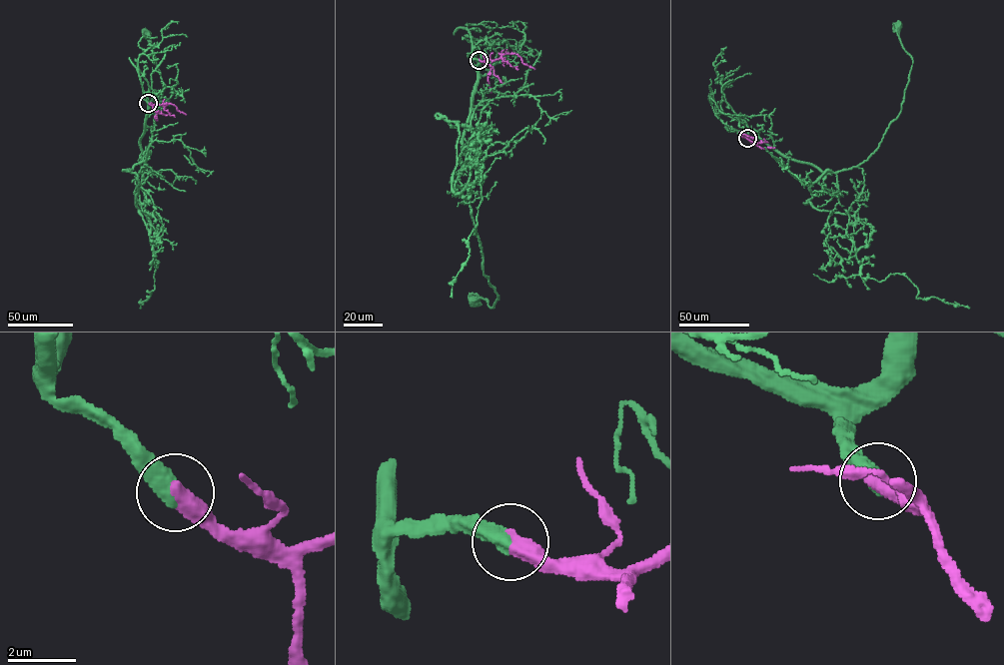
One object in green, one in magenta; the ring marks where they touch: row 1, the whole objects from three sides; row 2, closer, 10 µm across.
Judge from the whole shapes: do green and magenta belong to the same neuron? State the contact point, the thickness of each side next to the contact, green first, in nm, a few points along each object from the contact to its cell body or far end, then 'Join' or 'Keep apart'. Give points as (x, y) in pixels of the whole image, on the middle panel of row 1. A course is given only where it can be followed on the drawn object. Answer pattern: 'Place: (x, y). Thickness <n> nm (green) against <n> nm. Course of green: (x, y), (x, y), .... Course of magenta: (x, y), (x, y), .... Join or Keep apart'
Place: (479, 60). Thickness 550 nm (green) against 500 nm. Course of green: (479, 60), (463, 147), (484, 274), (498, 298), (493, 308), (474, 302). Course of magenta: (479, 60), (487, 61), (515, 53), (522, 62), (535, 68). Join

